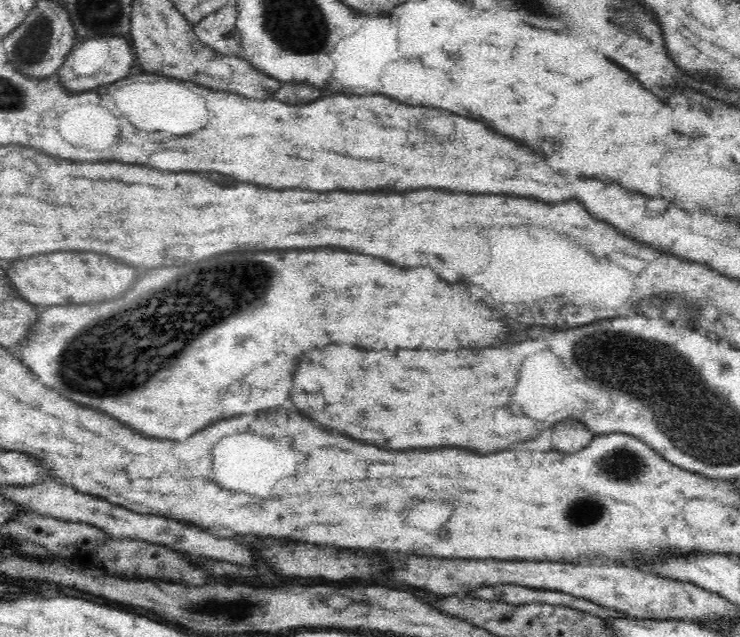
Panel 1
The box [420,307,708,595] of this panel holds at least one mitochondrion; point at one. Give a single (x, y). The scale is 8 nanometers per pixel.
(620, 464)

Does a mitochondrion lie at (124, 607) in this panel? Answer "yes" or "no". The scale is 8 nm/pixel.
no

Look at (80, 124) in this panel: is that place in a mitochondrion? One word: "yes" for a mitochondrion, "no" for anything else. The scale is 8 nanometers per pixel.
no

